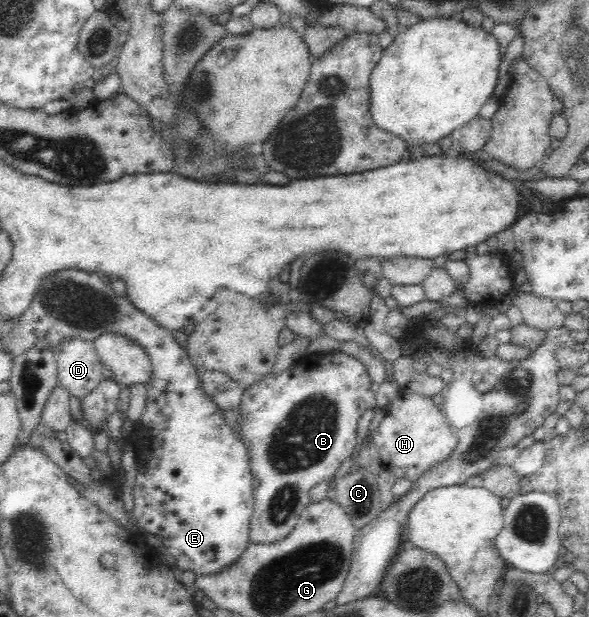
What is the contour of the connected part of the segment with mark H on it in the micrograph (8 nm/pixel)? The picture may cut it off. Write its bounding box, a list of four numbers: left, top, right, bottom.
[372,388,458,482]

